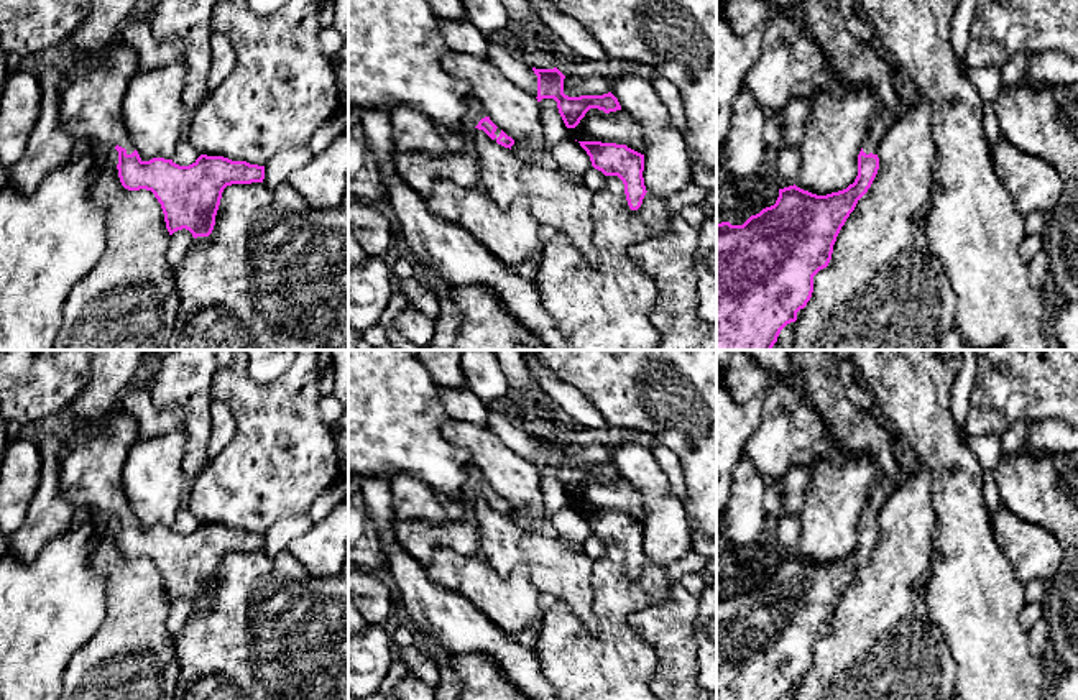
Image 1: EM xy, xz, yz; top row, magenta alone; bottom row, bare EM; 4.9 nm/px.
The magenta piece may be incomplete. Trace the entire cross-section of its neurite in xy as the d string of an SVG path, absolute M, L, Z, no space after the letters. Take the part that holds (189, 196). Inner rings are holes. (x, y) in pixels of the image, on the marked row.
M120 41L76 69L62 89L61 127L72 138L85 140L99 156L115 148L122 186L154 194L169 235L186 228L194 238L209 237L223 189L232 184L263 182L265 166L207 154L200 154L189 166L164 158L143 161L130 140L122 110L136 71L136 49Z

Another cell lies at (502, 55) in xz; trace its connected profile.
M490 39L488 61L491 61L513 84L537 97L537 76L532 67L516 58L514 46Z

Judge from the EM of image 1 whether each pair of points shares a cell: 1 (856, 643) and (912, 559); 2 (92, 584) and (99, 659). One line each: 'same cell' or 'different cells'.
1: same cell
2: different cells

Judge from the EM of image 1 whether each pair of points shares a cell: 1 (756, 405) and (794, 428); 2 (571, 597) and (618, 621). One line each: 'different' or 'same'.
1: different
2: different

